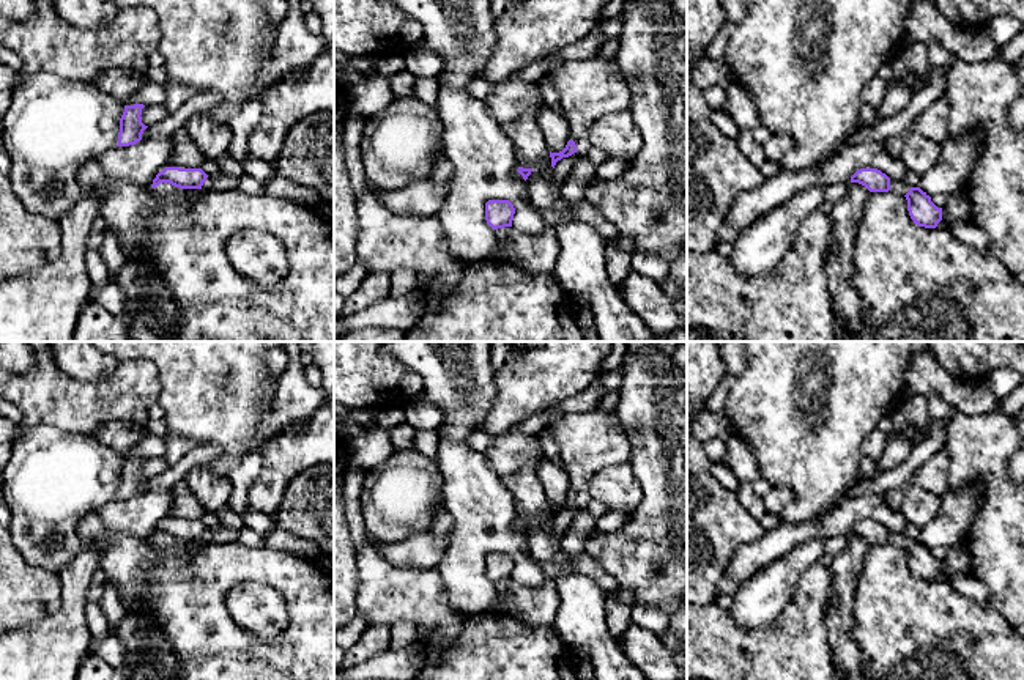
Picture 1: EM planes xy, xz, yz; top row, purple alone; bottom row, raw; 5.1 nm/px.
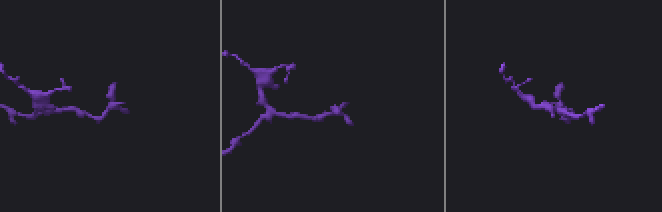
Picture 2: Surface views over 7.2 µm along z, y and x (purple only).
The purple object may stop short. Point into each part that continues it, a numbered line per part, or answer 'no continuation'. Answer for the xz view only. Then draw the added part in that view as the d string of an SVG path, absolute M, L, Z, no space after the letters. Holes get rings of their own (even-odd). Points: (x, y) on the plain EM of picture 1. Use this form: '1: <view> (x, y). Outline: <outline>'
1: xz (588, 441). Outline: M594 406L586 412L569 412L544 430L558 442L578 505L589 501L586 485L592 475L632 460L629 428L613 417L618 417L614 408Z

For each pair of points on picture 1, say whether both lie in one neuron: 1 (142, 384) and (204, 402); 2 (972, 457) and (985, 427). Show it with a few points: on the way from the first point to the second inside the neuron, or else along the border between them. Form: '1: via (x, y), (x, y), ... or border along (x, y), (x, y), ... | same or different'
1: border along (139, 358), (148, 359), (158, 372), (158, 400) | different
2: via (979, 449), (985, 441), (985, 435) | same

